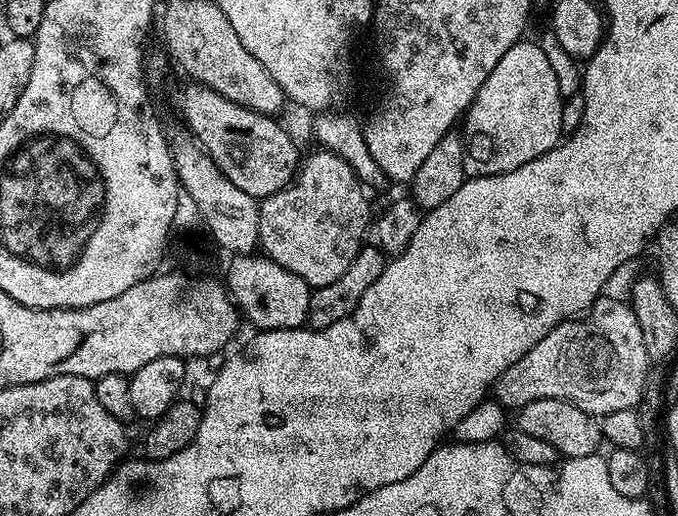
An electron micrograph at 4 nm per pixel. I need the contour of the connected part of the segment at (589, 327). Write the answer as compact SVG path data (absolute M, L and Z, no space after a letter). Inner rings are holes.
M601 295L600 299L595 300L587 312L583 313L579 318L563 320L554 330L550 330L550 334L546 334L546 338L542 338L542 342L538 342L538 346L534 346L534 350L526 350L526 354L522 354L522 358L518 358L518 362L514 362L514 366L507 368L495 382L494 399L498 401L505 410L519 410L530 402L541 400L542 398L568 400L574 406L578 406L584 412L587 412L588 415L602 418L606 414L614 414L614 410L630 410L631 408L637 407L646 393L646 389L649 387L648 367L650 367L650 361L646 354L646 342L642 342L642 326L638 326L638 318L634 314L631 303Z

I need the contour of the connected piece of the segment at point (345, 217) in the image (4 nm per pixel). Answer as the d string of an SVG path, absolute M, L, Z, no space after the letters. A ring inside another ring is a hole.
M320 150L317 156L312 156L301 163L300 168L296 171L296 176L292 183L287 184L282 190L278 190L274 194L270 194L265 200L259 201L260 217L258 218L258 230L260 231L259 247L262 249L263 255L268 256L274 262L278 262L278 266L282 266L286 270L290 270L290 274L298 274L298 278L302 278L302 282L306 282L309 288L321 288L322 286L330 286L330 282L342 278L342 274L346 274L346 270L350 270L350 262L354 262L354 258L358 254L360 248L365 247L366 240L364 235L370 232L370 216L368 220L368 200L366 189L355 176L354 170L340 157L332 155L327 150Z

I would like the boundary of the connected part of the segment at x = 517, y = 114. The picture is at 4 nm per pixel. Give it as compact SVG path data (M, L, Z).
M528 38L520 39L490 70L462 117L467 171L477 176L493 176L518 170L518 166L526 166L526 162L534 162L534 158L555 148L562 140L565 103L551 58Z

